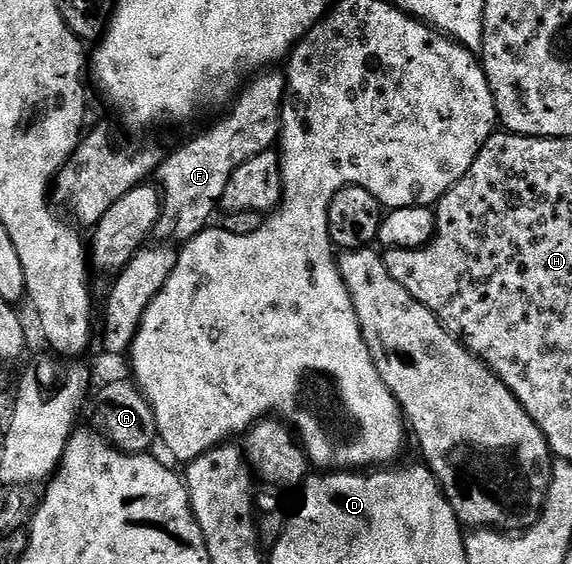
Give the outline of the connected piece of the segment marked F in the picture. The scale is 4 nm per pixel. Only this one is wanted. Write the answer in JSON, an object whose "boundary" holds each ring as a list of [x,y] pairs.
{"boundary":[[[276,72],[257,73],[227,107],[228,115],[221,122],[214,123],[205,134],[190,139],[173,154],[167,153],[160,161],[154,175],[155,185],[160,191],[157,239],[183,244],[209,229],[211,222],[208,221],[218,214],[222,192],[226,192],[226,184],[230,184],[234,168],[242,168],[246,160],[277,145],[286,78],[283,73],[272,73]]]}

